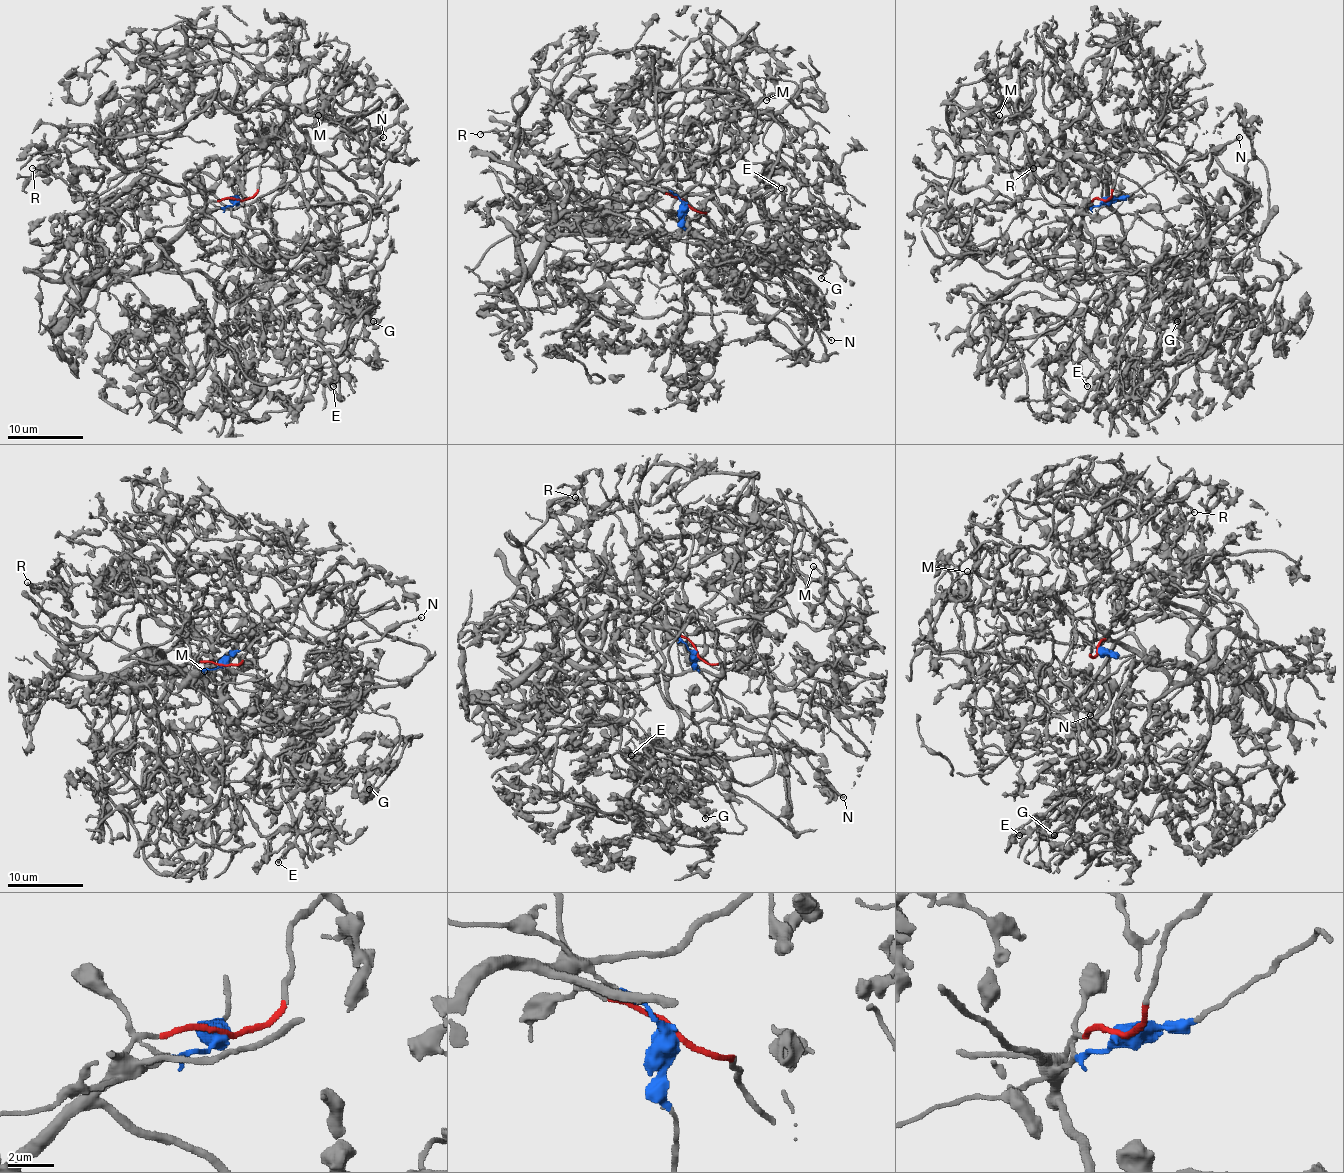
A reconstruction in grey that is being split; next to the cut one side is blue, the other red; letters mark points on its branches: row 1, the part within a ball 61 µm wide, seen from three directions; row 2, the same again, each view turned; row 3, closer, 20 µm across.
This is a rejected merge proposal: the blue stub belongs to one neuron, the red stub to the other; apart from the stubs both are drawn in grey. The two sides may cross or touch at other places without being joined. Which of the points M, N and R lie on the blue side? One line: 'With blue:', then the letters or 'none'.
With blue: N

